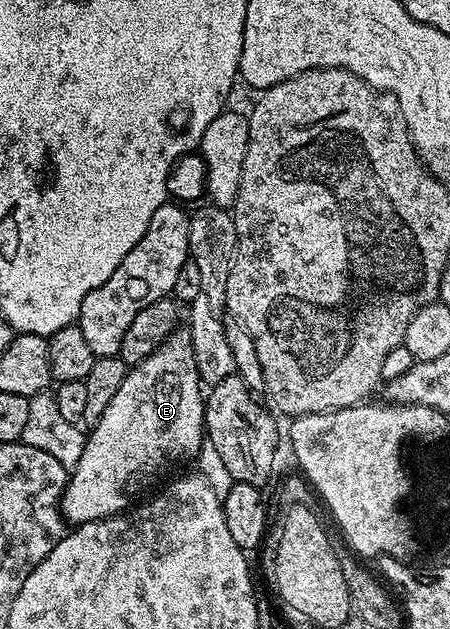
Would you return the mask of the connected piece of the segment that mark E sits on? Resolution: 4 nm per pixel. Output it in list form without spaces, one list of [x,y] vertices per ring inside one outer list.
[[[175,330],[167,336],[166,341],[159,346],[152,354],[148,354],[148,358],[144,358],[144,362],[133,365],[127,371],[124,382],[120,382],[120,390],[116,390],[116,398],[112,398],[112,402],[108,402],[104,414],[100,414],[100,418],[89,429],[86,437],[86,445],[84,446],[84,454],[80,454],[80,462],[69,473],[66,482],[66,492],[62,496],[62,519],[67,525],[77,526],[87,524],[88,522],[96,522],[97,520],[106,520],[109,516],[117,516],[131,507],[133,498],[137,492],[142,492],[150,484],[150,460],[154,464],[162,464],[165,460],[178,460],[181,456],[197,457],[202,451],[204,443],[204,421],[206,418],[206,401],[204,399],[204,385],[196,368],[196,358],[192,350],[192,342],[190,341],[190,333],[186,330]]]

